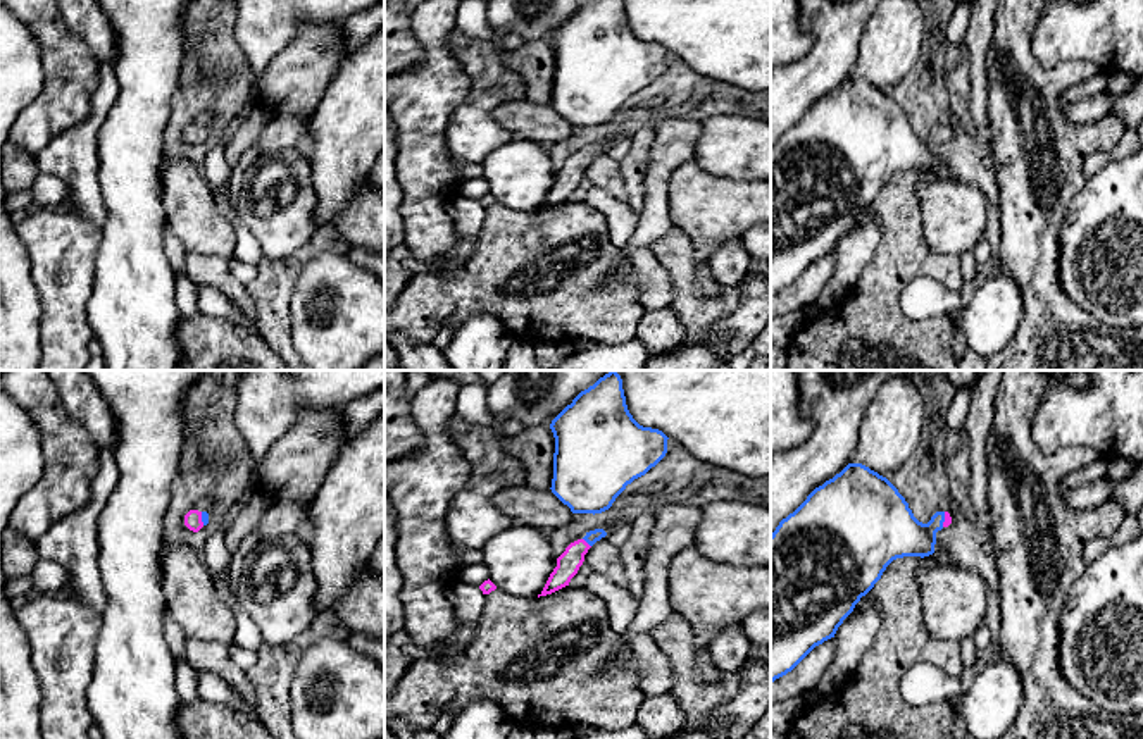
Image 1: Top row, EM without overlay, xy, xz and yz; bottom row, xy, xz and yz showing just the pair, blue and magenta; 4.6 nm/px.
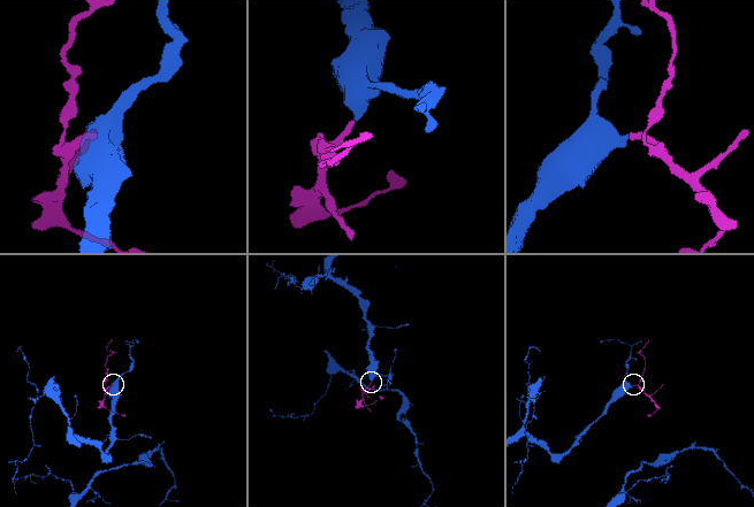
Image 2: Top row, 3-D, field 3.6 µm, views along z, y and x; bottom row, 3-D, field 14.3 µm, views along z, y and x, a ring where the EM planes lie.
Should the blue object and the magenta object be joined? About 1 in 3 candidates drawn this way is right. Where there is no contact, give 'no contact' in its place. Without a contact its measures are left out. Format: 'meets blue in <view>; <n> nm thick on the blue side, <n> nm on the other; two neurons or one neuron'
meets blue in xz; 60 nm thick on the blue side, 110 nm on the other; one neuron

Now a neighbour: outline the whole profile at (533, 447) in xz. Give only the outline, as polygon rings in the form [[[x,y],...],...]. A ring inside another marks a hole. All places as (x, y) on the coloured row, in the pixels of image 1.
[[[550,425],[524,427],[505,438],[503,450],[522,463],[526,486],[538,491],[552,487],[555,438]]]

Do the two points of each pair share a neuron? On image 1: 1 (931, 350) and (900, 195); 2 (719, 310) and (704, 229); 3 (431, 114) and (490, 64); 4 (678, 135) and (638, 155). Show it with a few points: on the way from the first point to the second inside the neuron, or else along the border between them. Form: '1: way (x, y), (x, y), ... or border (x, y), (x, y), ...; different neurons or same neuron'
1: way (892, 314), (890, 269), (900, 257), (900, 235); same neuron
2: border (693, 260), (695, 290), (702, 297), (716, 297); different neurons
3: border (452, 43), (471, 95), (450, 114); different neurons
4: border (652, 128), (652, 149), (643, 190); different neurons

